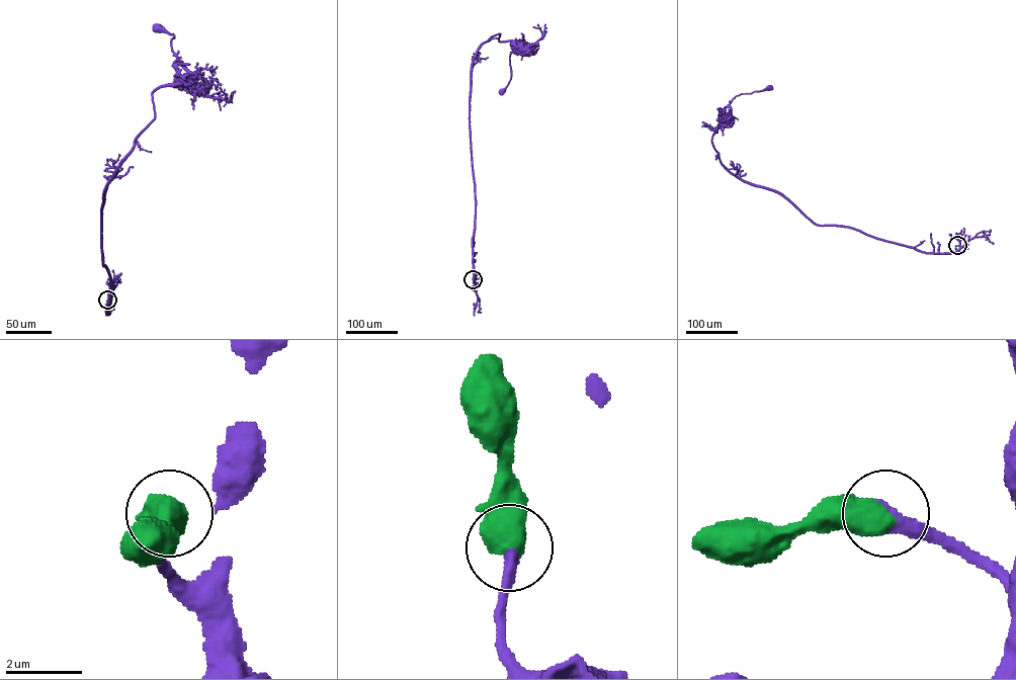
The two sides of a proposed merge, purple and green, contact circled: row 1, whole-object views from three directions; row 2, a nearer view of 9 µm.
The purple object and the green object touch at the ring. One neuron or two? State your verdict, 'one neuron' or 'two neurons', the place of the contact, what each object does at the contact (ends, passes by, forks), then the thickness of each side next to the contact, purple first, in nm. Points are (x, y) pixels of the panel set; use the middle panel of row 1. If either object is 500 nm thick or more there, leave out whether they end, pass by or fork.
one neuron; place (473, 279); calibres 400 and 700 nm

